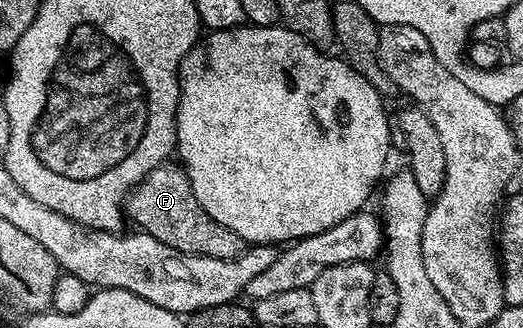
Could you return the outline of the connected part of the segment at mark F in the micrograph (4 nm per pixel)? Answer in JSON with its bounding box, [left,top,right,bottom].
[126,162,246,260]

